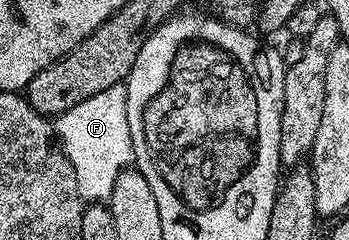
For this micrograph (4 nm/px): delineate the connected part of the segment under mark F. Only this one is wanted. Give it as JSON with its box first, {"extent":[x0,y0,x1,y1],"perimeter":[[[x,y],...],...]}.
{"extent":[54,85,133,201],"perimeter":[[[110,85],[94,97],[86,97],[74,109],[55,116],[54,135],[58,146],[76,174],[81,200],[107,201],[112,196],[118,173],[133,162],[130,121],[126,121],[126,86]]]}

